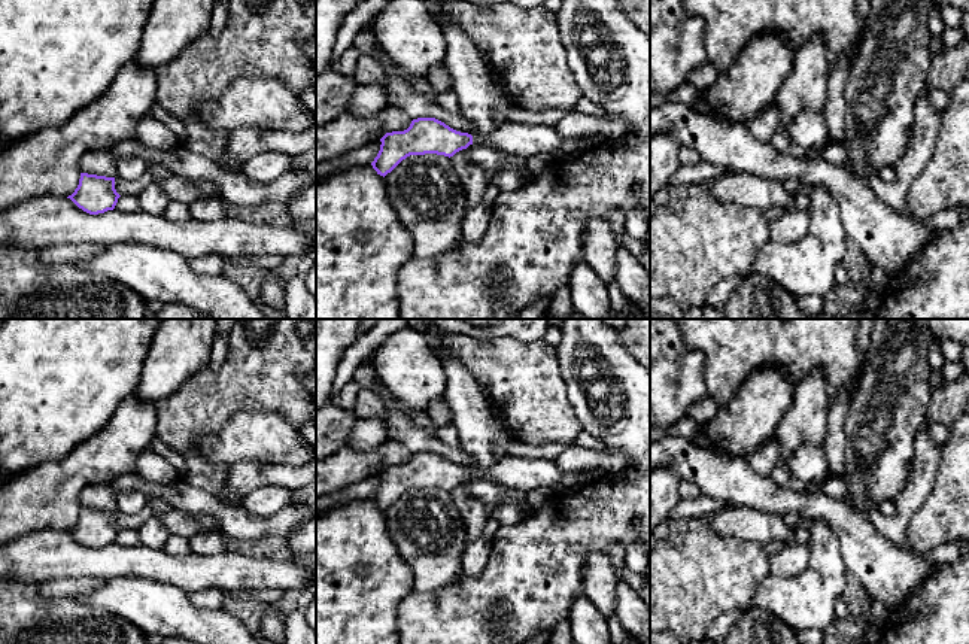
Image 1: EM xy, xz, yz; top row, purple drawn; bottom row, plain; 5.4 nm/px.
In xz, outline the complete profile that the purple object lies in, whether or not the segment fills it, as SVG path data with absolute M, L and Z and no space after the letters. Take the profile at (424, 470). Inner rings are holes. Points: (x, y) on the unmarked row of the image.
M417 452L407 464L386 467L380 476L380 484L371 499L385 511L410 489L437 487L450 492L470 479L486 479L508 489L531 493L544 487L556 490L564 473L549 459L508 455L492 468L476 467L473 471L435 452Z

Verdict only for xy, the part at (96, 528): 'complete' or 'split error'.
complete

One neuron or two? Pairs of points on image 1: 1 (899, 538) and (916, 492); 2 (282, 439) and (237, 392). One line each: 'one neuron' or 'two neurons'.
1: one neuron
2: two neurons

